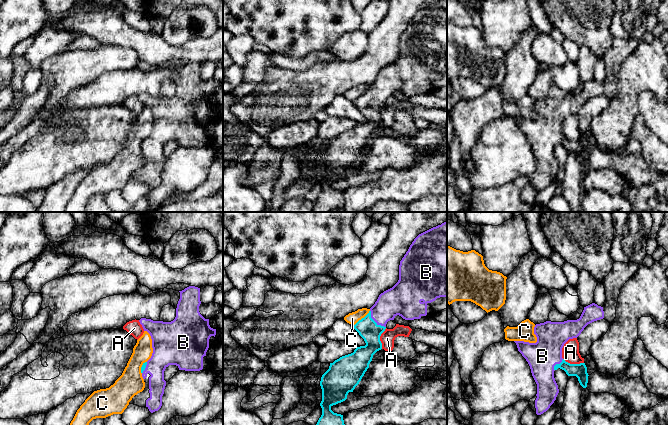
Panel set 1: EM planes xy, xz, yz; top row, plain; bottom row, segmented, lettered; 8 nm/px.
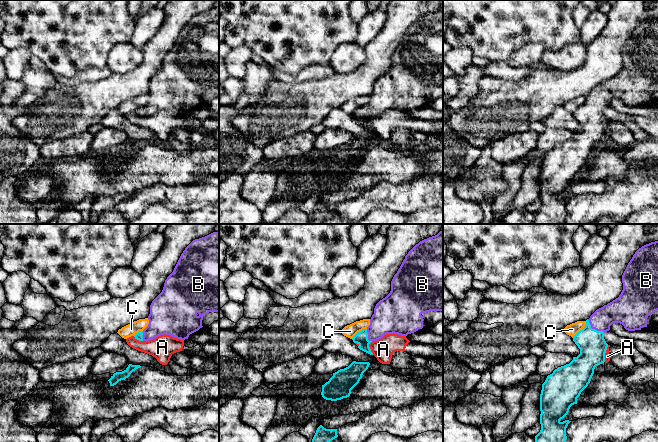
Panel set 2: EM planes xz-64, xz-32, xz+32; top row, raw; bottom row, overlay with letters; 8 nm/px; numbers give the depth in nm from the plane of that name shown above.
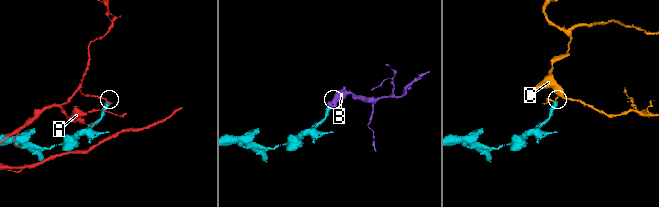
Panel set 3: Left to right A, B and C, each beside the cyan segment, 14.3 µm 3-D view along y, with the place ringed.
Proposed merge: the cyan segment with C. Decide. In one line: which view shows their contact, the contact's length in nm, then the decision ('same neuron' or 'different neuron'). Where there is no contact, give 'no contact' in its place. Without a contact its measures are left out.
xz | 190 nm | different neuron

